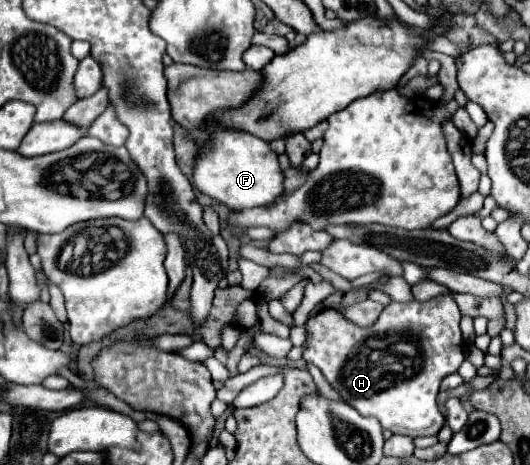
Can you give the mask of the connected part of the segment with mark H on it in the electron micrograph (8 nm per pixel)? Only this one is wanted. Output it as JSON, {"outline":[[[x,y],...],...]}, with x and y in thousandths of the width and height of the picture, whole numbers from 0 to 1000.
{"outline":[[[847,630],[802,652],[734,652],[696,703],[670,699],[632,665],[609,665],[579,690],[587,733],[572,772],[606,794],[647,862],[681,892],[711,897],[723,923],[772,940],[825,935],[840,914],[825,875],[828,824],[877,774],[866,686],[870,669]]]}

